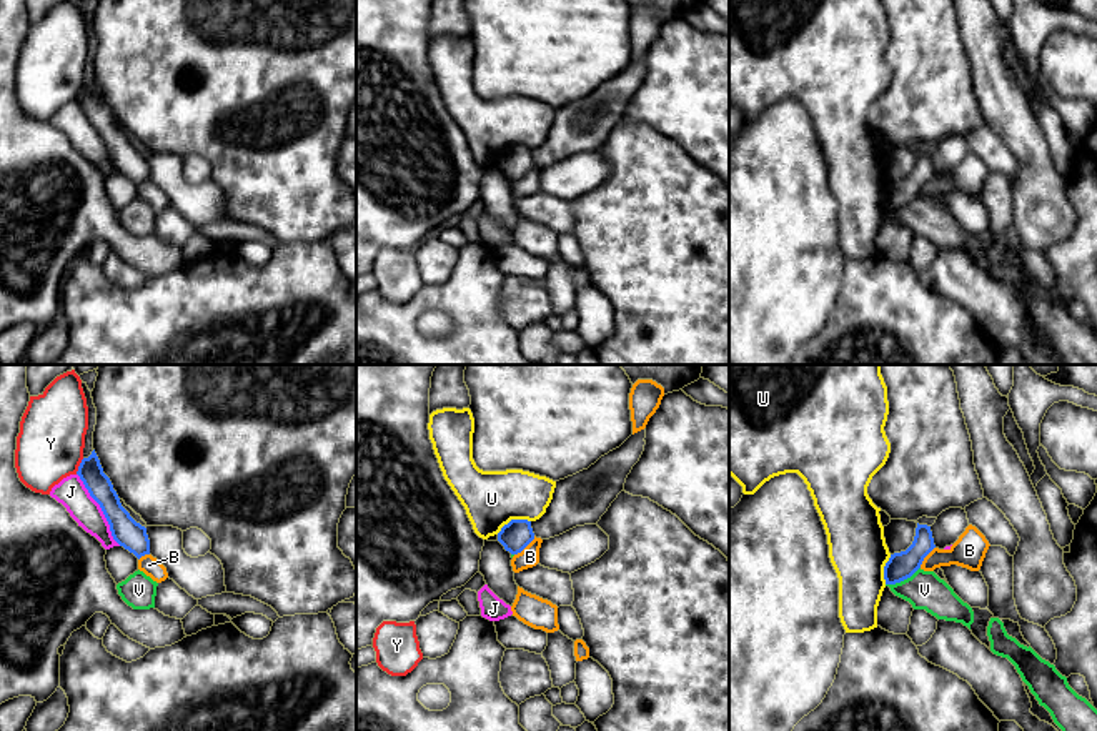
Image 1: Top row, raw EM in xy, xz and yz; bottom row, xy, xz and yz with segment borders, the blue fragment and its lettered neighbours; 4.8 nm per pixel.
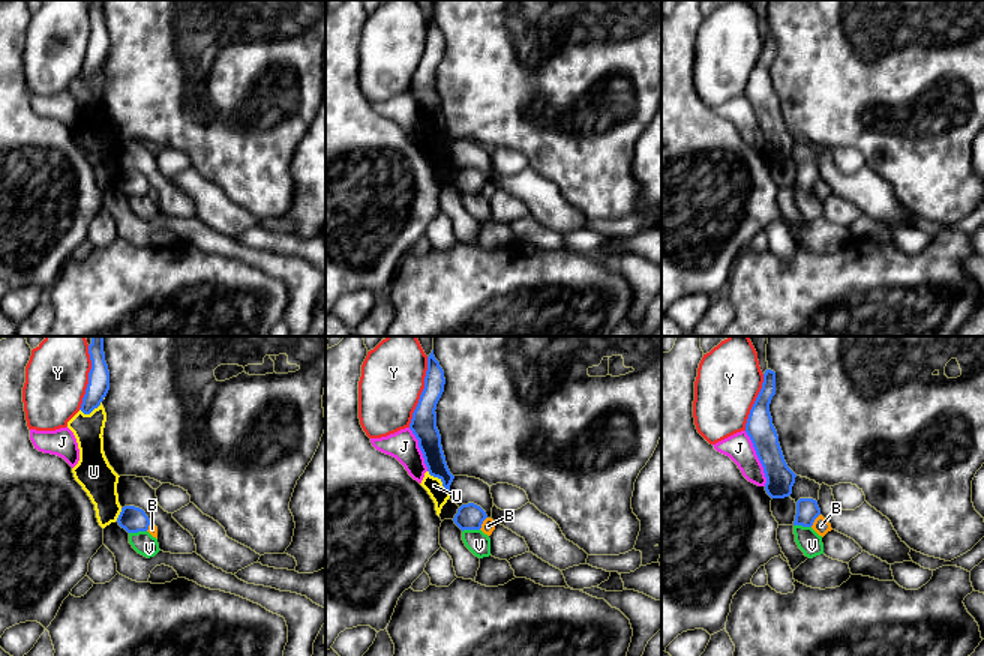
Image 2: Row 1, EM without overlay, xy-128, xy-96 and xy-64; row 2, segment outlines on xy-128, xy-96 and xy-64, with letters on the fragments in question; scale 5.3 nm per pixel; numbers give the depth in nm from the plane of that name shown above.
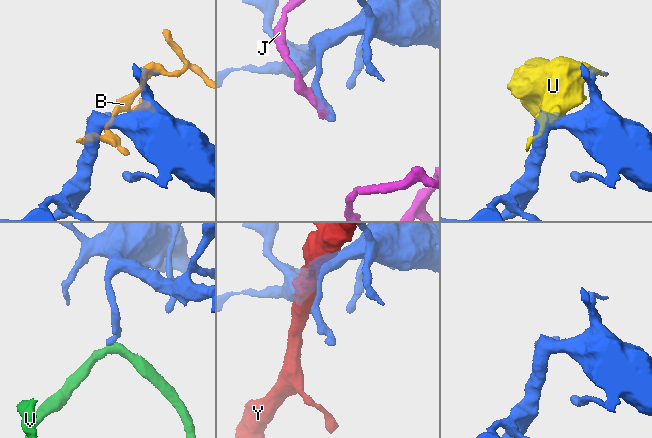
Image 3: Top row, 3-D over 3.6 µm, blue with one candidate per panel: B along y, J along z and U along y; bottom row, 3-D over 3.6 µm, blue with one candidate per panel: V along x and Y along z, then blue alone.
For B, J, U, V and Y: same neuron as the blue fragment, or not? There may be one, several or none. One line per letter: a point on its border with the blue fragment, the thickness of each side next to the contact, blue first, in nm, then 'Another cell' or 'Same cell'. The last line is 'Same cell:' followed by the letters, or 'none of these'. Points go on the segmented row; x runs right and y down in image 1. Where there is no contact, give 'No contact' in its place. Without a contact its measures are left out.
B: Touches blue at xz (525, 547). Thickness 150 nm (blue) against 100 nm. Another cell
J: Touches blue at xy (102, 510). Thickness 140 nm (blue) against 150 nm. Another cell
U: Touches blue at xz (513, 520). Thickness 150 nm (blue) against 280 nm. Another cell
V: Touches blue at yz (903, 580). Thickness 130 nm (blue) against 190 nm. Another cell
Y: Touches blue at xy (79, 467). Thickness 120 nm (blue) against 320 nm. Another cell
Same cell: none of these

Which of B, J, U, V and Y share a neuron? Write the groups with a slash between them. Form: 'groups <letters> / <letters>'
groups B / J / U / V / Y

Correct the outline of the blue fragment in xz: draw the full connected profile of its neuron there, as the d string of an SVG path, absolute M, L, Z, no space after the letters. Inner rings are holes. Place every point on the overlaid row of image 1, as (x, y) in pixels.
M511 520L498 533L498 541L511 554L521 553L533 540L534 533L528 520Z

